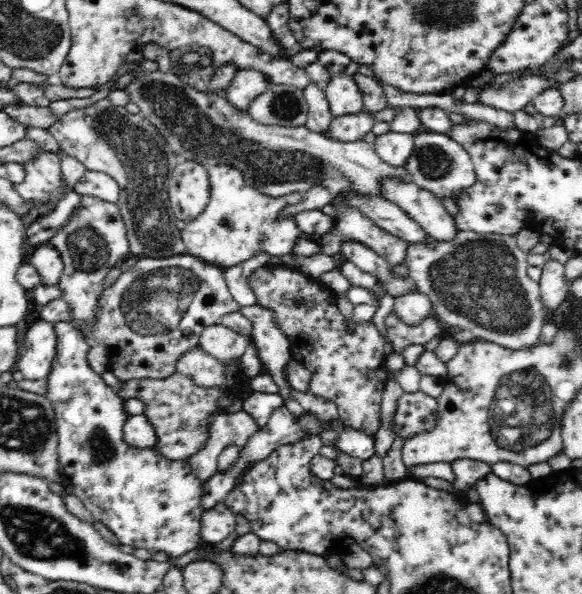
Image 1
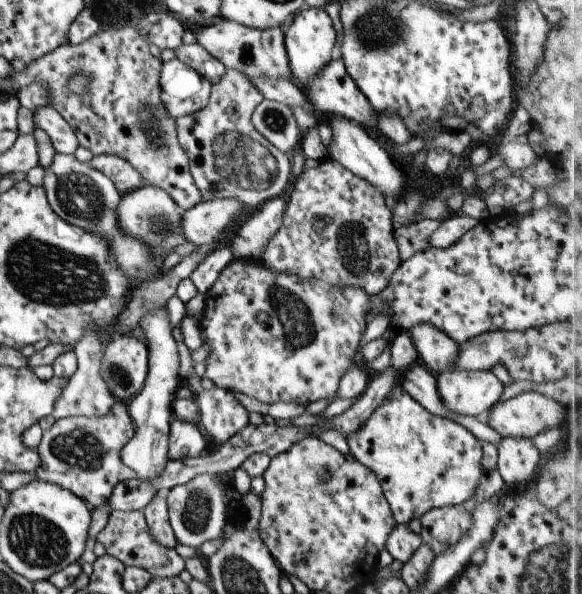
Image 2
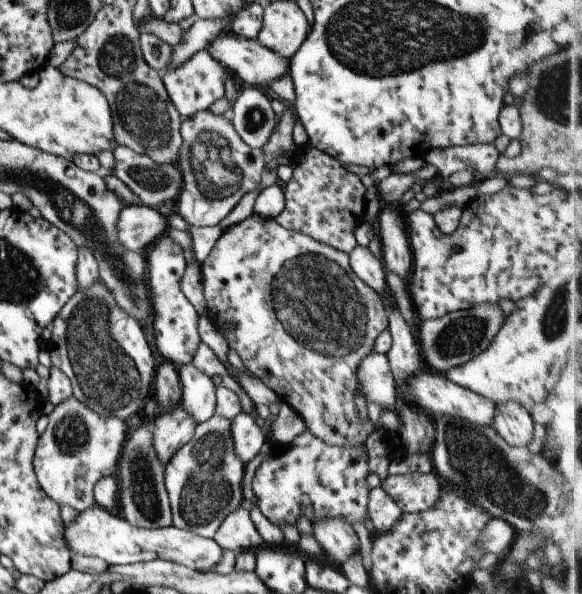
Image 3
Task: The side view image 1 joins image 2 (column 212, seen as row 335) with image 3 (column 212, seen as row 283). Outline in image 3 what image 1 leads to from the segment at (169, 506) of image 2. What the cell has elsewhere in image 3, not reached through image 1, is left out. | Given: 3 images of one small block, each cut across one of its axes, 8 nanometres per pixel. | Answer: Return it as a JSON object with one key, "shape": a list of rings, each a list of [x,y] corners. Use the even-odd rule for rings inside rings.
{"shape":[[[214,413],[207,421],[197,423],[192,438],[179,448],[165,464],[164,490],[170,505],[172,526],[199,537],[211,539],[218,525],[242,503],[243,462],[235,456],[230,441],[230,421]]]}

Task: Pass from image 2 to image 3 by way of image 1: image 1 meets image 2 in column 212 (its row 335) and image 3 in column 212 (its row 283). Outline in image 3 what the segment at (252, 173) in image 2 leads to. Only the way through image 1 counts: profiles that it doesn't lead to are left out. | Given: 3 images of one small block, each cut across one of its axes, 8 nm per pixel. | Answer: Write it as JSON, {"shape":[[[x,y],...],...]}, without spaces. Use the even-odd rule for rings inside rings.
{"shape":[[[208,110],[197,112],[188,119],[183,119],[180,122],[180,138],[182,139],[181,145],[179,146],[178,159],[176,161],[176,166],[180,171],[182,177],[182,188],[180,189],[180,194],[177,196],[177,214],[187,222],[187,224],[193,225],[195,227],[213,227],[218,225],[218,223],[229,214],[229,212],[234,208],[234,206],[239,202],[241,197],[255,188],[258,188],[260,182],[260,175],[262,169],[265,167],[262,150],[257,148],[253,149],[244,144],[239,136],[233,131],[232,125],[223,116],[212,116]]]}

